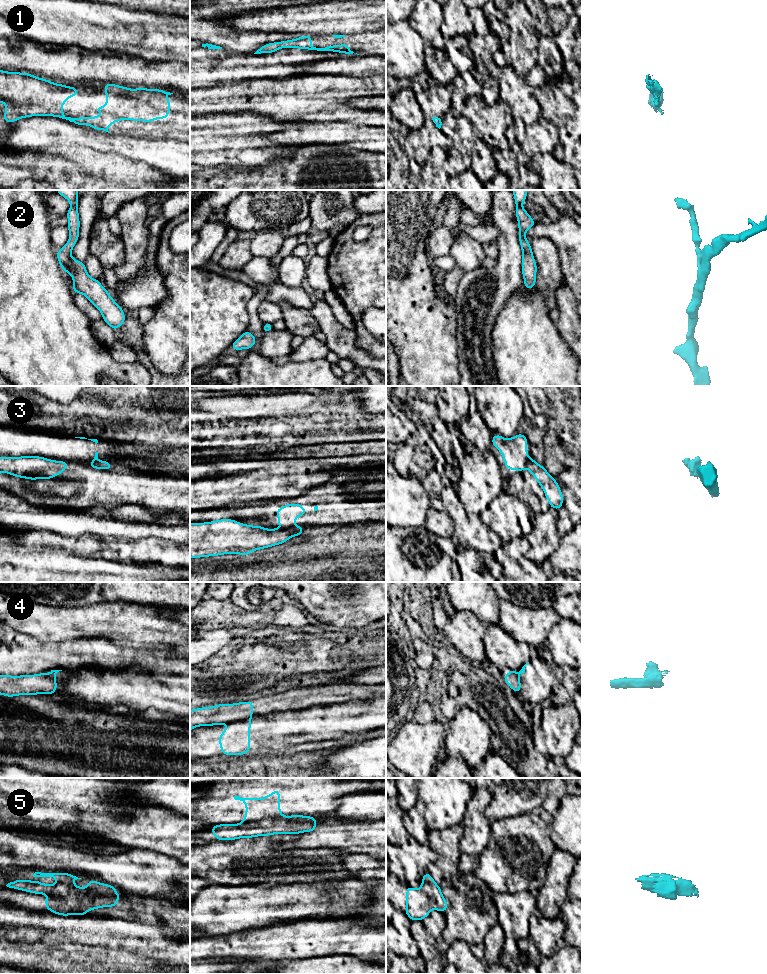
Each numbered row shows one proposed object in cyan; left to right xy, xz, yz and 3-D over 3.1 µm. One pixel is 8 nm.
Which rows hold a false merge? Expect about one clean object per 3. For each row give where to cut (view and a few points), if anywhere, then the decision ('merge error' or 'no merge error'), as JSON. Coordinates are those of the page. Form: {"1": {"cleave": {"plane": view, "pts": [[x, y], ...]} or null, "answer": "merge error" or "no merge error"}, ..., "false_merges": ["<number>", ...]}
{"1": {"cleave": null, "answer": "no merge error"}, "2": {"cleave": null, "answer": "no merge error"}, "3": {"cleave": {"plane": "yz", "pts": [[529, 458], [525, 467]]}, "answer": "merge error"}, "4": {"cleave": {"plane": "xz", "pts": [[250, 717], [244, 720], [236, 720], [229, 724]]}, "answer": "merge error"}, "5": {"cleave": {"plane": "xy", "pts": [[49, 895], [60, 897], [68, 908], [82, 909], [85, 912]]}, "answer": "merge error"}, "false_merges": ["3", "4", "5"]}

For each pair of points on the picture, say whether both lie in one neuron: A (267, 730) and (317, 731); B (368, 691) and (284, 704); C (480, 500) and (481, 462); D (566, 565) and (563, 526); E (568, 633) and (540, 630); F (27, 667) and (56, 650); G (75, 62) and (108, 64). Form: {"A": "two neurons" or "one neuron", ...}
{"A": "one neuron", "B": "one neuron", "C": "one neuron", "D": "two neurons", "E": "two neurons", "F": "one neuron", "G": "one neuron"}

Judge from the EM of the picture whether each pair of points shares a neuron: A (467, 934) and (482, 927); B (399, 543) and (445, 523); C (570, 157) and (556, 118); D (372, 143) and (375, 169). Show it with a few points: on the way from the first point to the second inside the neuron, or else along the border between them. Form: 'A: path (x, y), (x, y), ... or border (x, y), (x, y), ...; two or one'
A: path (471, 932), (478, 931); one
B: border (424, 526), (435, 536); two
C: path (570, 147), (570, 139), (566, 135), (566, 128); one
D: border (350, 148), (373, 151), (375, 153); two

